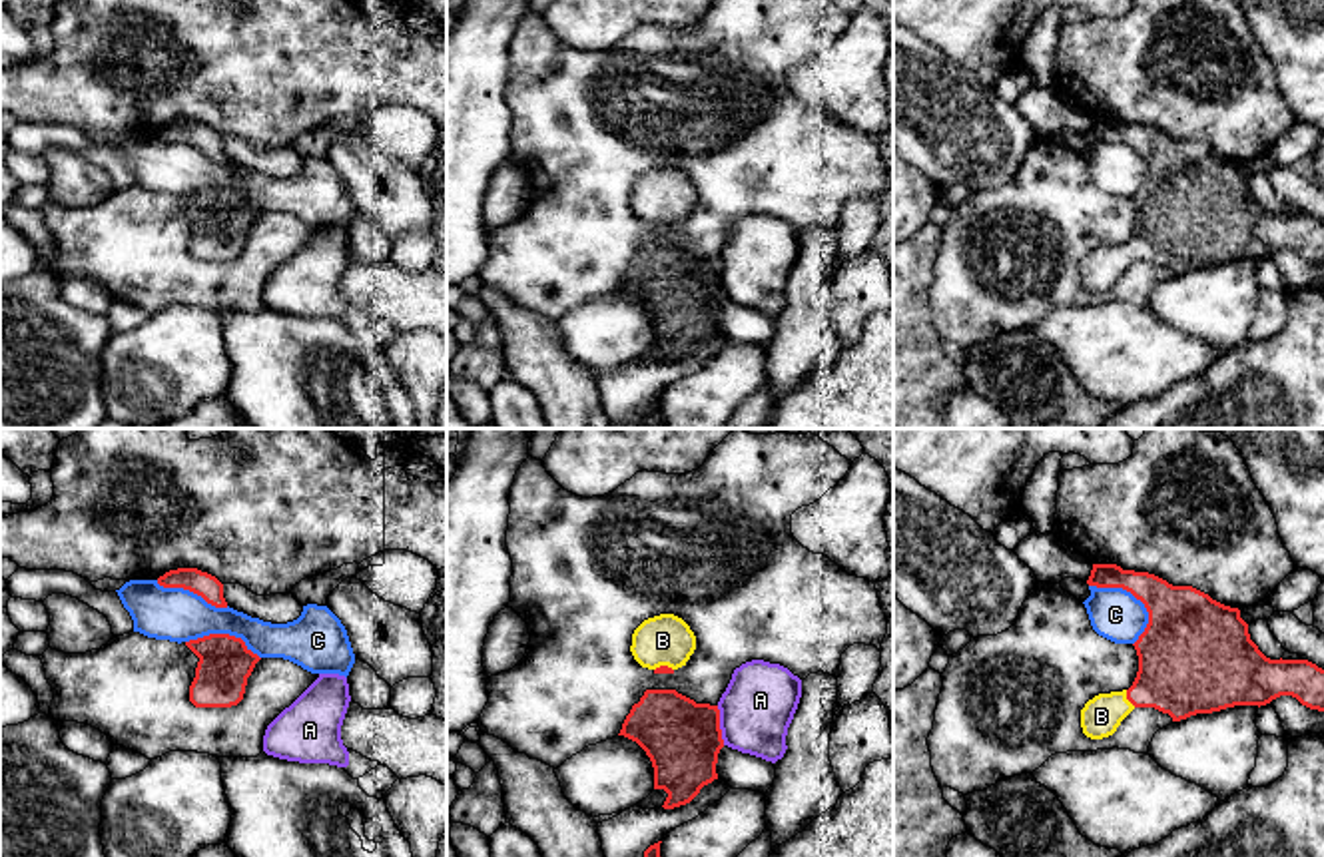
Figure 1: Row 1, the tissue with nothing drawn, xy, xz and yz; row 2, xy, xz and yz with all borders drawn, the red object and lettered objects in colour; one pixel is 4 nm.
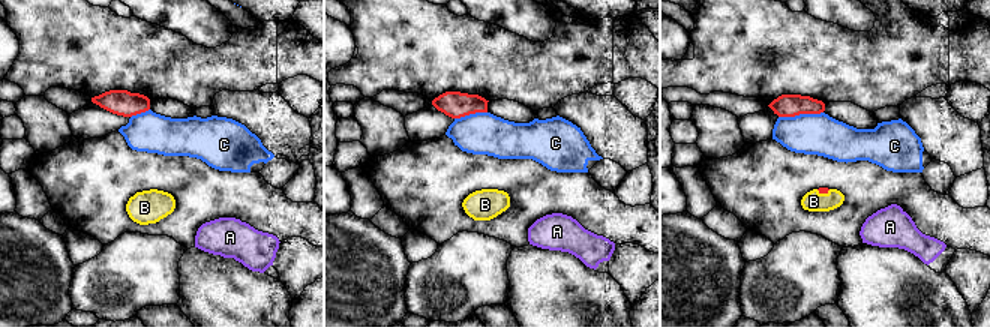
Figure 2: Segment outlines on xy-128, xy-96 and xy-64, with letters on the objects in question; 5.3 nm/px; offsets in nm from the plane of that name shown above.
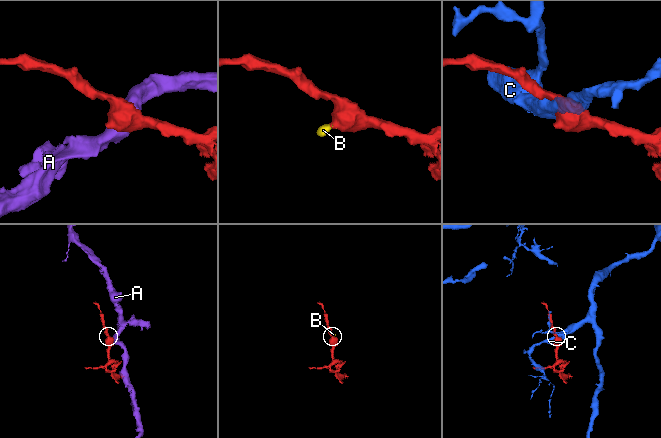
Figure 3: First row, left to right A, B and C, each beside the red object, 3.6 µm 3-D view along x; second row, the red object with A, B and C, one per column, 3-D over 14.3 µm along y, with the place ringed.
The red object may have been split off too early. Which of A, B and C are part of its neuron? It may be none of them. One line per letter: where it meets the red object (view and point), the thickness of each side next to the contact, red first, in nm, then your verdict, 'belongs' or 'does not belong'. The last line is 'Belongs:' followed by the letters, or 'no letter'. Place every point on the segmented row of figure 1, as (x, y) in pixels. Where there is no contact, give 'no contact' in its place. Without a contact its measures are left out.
A: meets red in xz at (718, 726); 300 nm thick on the red side, 300 nm on the other; does not belong
B: meets red in yz at (1127, 698); 360 nm thick on the red side, 160 nm on the other; belongs
C: meets red in yz at (1137, 598); 340 nm thick on the red side, 200 nm on the other; does not belong
Belongs: B

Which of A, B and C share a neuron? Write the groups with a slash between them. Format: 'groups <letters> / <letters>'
groups A / B / C

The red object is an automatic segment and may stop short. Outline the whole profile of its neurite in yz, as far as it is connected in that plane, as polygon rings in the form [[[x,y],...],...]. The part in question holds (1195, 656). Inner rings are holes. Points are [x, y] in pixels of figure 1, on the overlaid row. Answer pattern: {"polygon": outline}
{"polygon": [[[1093,564],[1087,584],[1123,588],[1149,612],[1149,624],[1133,644],[1137,678],[1129,690],[1099,694],[1085,704],[1081,727],[1087,737],[1113,735],[1135,708],[1155,708],[1180,721],[1292,696],[1324,712],[1324,670],[1308,660],[1266,658],[1250,640],[1238,608],[1117,564]]]}

